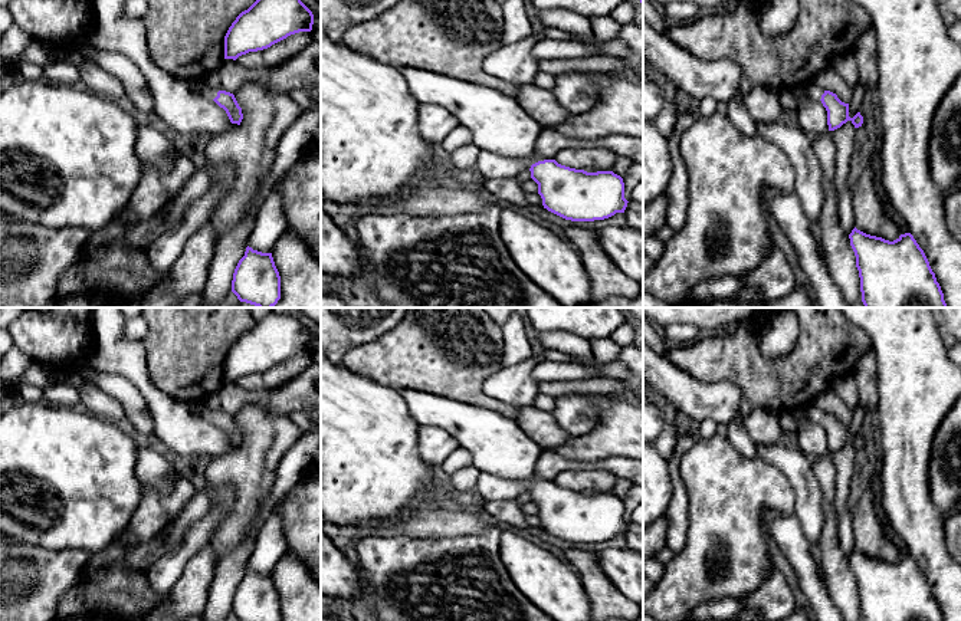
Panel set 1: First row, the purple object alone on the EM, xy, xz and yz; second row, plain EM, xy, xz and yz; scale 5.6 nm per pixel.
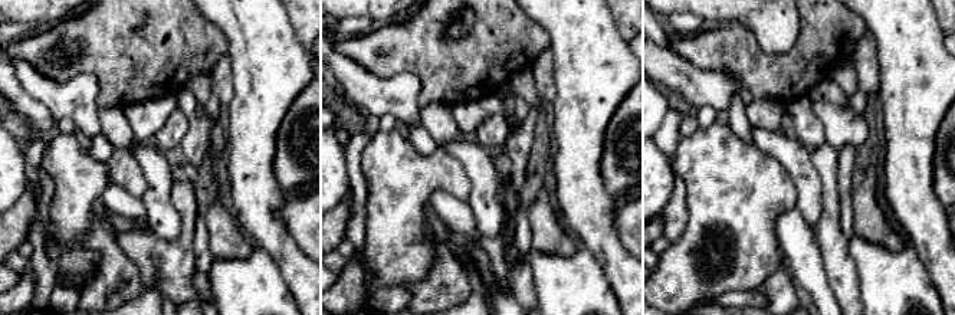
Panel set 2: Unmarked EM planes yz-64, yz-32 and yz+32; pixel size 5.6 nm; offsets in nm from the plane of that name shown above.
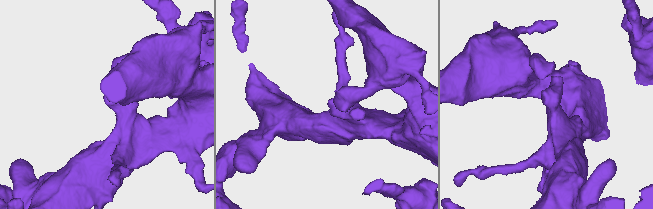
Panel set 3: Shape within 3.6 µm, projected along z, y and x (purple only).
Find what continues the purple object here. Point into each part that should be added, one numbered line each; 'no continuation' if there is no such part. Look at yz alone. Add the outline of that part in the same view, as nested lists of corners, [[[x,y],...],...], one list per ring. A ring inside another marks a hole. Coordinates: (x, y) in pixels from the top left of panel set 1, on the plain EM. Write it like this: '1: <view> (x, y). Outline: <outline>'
1: yz (814, 414). Outline: [[[814,405],[807,407],[807,418],[813,423],[820,423],[824,413],[820,408],[816,408]]]

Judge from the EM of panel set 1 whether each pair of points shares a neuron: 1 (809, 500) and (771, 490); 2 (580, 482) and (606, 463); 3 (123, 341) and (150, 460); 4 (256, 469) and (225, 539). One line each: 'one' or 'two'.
1: two
2: two
3: two
4: one

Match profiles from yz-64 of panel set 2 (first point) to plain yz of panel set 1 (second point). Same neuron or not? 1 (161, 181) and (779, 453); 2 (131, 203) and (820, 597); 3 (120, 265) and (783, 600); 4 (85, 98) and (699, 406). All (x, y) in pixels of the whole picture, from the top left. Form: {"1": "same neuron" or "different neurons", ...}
{"1": "same neuron", "2": "same neuron", "3": "same neuron", "4": "same neuron"}

